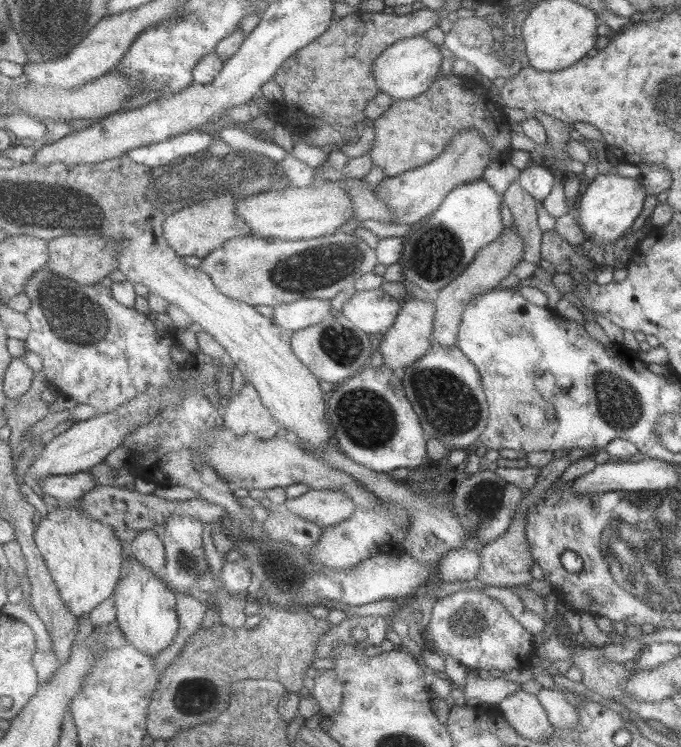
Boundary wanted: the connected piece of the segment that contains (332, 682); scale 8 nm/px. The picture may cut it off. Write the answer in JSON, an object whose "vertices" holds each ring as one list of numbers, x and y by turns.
{"vertices":[[321,669,314,682,311,696,317,700,321,714,334,717,345,702,345,684,335,669]]}

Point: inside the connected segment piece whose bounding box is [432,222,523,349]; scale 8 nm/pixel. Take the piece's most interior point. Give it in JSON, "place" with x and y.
{"place":[493,262]}

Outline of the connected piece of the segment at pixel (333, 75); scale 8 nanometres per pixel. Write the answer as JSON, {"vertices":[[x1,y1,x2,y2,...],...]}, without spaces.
{"vertices":[[423,7,423,9,419,10,412,10,409,13,406,13,405,15,399,15,395,12,392,14,386,14,385,12,379,11,379,12,361,12,359,10,354,9,352,13,349,13,348,15,345,15,344,17,339,17,337,14,333,13,330,27,327,31,325,31,317,40,311,42,311,44,308,44,305,48,302,48,301,50,298,50,281,66,281,68,278,69,277,75,275,75,274,80,275,83,279,84,279,87,283,89,283,95,285,95,285,100,283,100,283,103,281,103,281,111,279,112,273,112,273,117,277,119,278,121,284,121,287,125,289,125,289,128,291,129,290,124,287,122,288,118,294,118,294,121,296,121,296,129,299,131,299,133,304,134,307,133,307,130,310,130,312,128,314,129,321,129,321,126,323,124,327,124,332,126,333,129,340,132,341,136,344,138,348,138,349,132,351,129,355,129,355,126,357,124,363,122,365,119,367,119,367,114,365,114,365,110,367,110,367,106,369,106,369,102,371,100,376,99,377,94,381,93,382,91,379,89,379,86,377,86,377,80,375,77,375,74,373,74,373,66,376,64,376,61,380,59,380,56,384,54,384,52,391,46,394,45,398,40,401,40,402,38,417,36,417,35,423,35,424,32,427,32,431,27,435,26,435,22,439,21,440,17,438,16,437,11,428,9,427,7]]}

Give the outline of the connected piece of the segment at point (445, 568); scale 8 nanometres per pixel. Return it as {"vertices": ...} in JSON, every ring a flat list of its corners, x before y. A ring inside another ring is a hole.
{"vertices":[[459,548,448,551,436,566,436,576,443,583,470,580,477,575,481,567,478,552,469,552]]}

